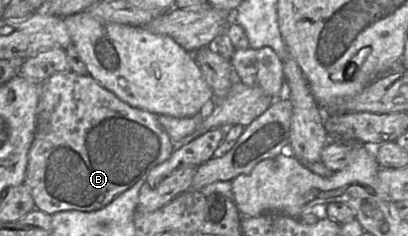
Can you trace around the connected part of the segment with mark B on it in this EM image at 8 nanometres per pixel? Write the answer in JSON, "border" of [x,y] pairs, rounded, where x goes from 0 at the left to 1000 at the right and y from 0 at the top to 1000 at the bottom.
{"border":[[[174,301],[150,305],[125,322],[100,356],[100,394],[88,466],[86,568],[69,644],[69,691],[56,780],[66,788],[78,826],[86,886],[123,915],[142,898],[174,890],[199,898],[238,894],[272,860],[284,835],[321,797],[341,763],[355,758],[363,733],[377,708],[407,682],[429,631],[431,614],[422,602],[404,547],[390,521],[385,487],[348,462],[321,453],[297,428],[275,390],[248,364],[218,318],[196,322]]]}

